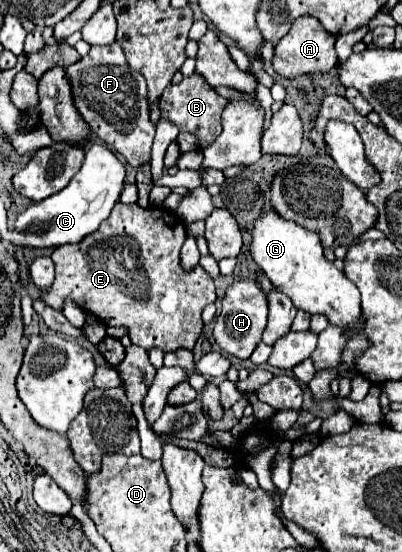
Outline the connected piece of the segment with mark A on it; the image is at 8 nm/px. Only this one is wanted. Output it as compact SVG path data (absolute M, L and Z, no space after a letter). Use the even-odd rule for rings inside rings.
M299 16L291 30L275 44L273 54L273 68L277 74L285 78L305 76L313 72L329 72L337 64L337 52L335 52L335 36L331 36L321 22L317 22L313 16Z

